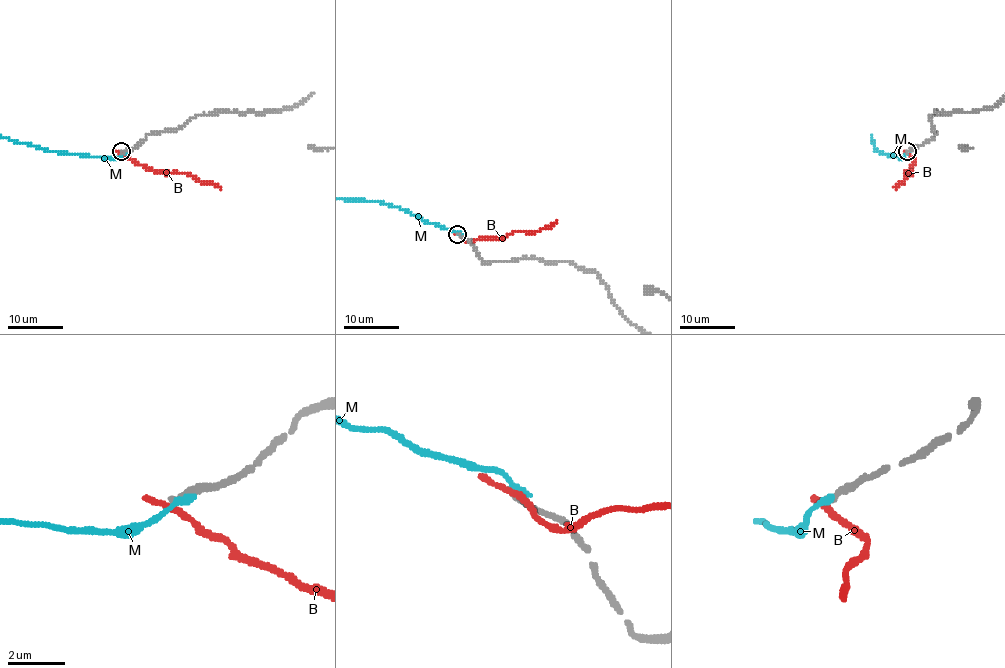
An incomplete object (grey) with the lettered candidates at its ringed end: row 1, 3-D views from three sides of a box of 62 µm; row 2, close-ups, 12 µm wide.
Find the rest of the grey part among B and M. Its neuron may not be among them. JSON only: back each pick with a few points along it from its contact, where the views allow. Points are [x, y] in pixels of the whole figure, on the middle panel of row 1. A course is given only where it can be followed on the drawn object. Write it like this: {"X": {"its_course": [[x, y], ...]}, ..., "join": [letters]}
{"join": []}

